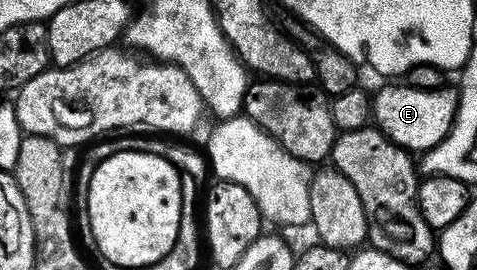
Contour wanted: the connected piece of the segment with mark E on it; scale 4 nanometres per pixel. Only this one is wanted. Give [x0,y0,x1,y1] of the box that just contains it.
[371,85,459,153]

